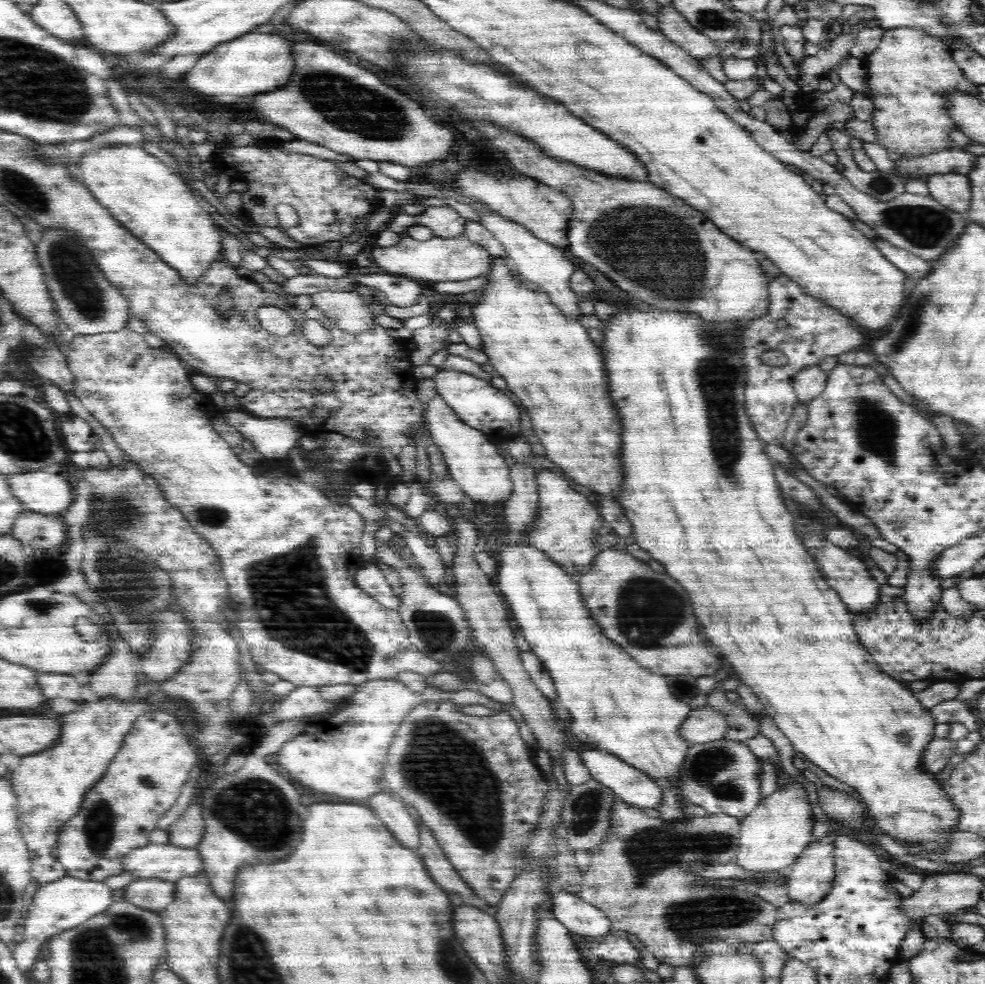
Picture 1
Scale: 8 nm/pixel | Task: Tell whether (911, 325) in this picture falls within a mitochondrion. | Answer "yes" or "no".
yes

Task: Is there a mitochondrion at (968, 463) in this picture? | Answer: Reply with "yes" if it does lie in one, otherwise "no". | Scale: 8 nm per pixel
no

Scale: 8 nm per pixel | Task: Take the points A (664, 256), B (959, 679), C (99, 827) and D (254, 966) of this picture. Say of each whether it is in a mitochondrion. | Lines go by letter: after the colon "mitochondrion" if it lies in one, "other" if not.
A: mitochondrion
B: other
C: mitochondrion
D: mitochondrion

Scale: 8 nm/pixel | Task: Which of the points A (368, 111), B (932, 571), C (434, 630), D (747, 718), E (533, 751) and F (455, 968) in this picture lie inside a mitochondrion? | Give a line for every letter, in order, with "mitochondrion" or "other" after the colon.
A: mitochondrion
B: other
C: mitochondrion
D: other
E: other
F: mitochondrion

